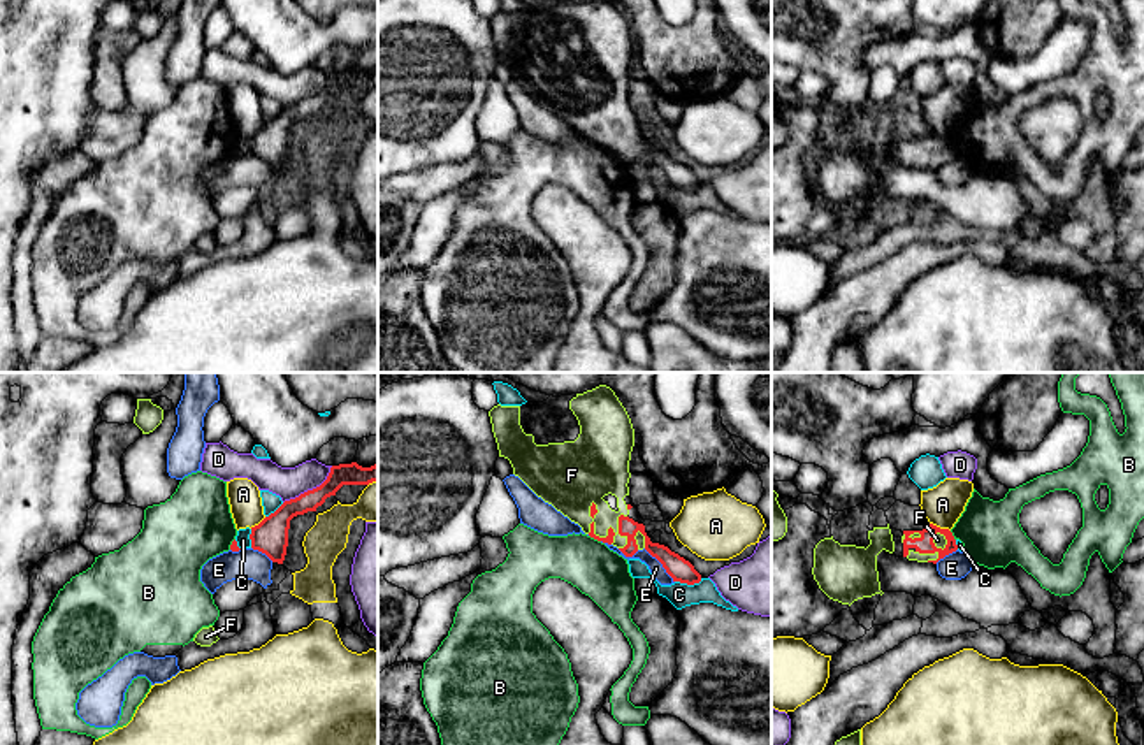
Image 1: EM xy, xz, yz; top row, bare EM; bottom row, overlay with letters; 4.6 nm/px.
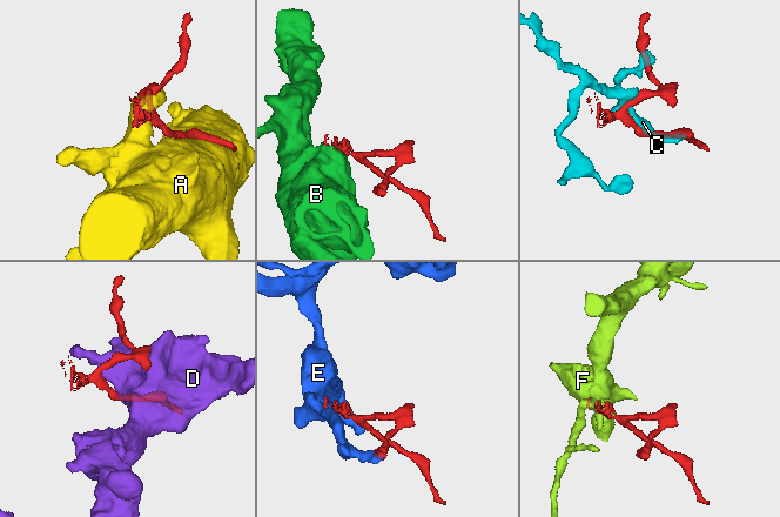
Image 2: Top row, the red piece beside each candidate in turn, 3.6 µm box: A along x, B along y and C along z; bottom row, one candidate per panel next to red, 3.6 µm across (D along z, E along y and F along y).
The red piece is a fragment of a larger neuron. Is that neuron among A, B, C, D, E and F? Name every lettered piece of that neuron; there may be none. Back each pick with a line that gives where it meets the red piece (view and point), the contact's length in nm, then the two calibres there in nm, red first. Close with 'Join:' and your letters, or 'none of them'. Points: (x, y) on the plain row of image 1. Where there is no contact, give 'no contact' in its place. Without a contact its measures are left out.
F: xz (601, 144) | 260 nm | 40/200 nm
Join: F

